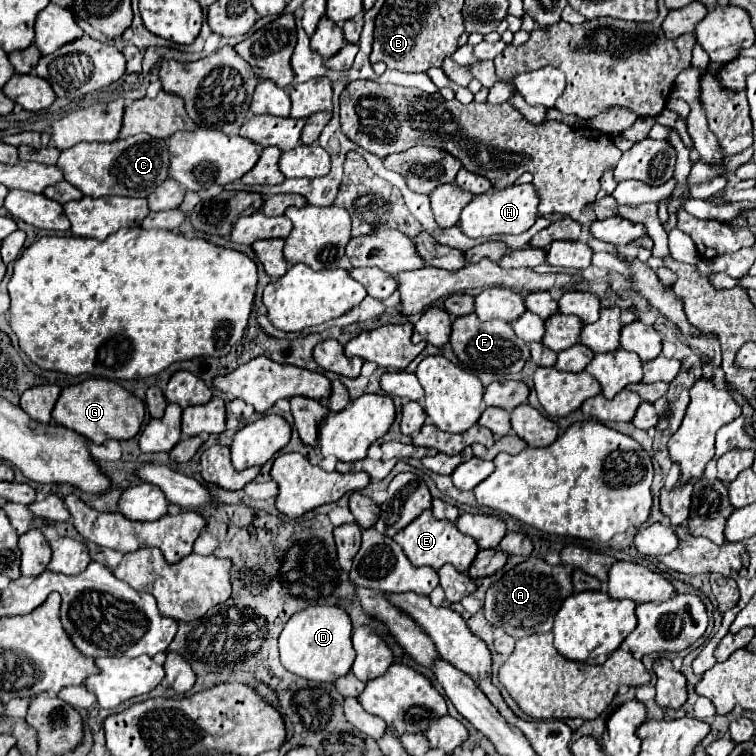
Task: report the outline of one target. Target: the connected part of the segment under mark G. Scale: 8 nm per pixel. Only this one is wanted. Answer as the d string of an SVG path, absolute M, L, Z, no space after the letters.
M91 377L79 385L65 387L53 409L55 423L73 429L75 433L83 435L93 443L105 443L107 439L117 439L117 441L131 439L139 433L143 419L145 419L145 405L141 399L125 391L115 381L99 377Z

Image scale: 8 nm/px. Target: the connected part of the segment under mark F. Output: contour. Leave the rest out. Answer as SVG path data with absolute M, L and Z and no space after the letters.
M475 313L453 321L451 347L453 347L453 353L459 357L459 361L465 365L465 369L469 369L471 373L511 375L511 373L519 373L525 361L529 359L529 345L513 333L509 323L501 319L479 321Z

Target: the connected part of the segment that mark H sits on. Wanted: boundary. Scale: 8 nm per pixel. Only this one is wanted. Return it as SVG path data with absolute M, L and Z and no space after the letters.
M511 185L501 191L493 193L483 193L475 195L471 203L463 209L461 219L459 219L459 229L471 237L493 237L493 235L519 235L525 233L537 219L537 193L533 185Z

